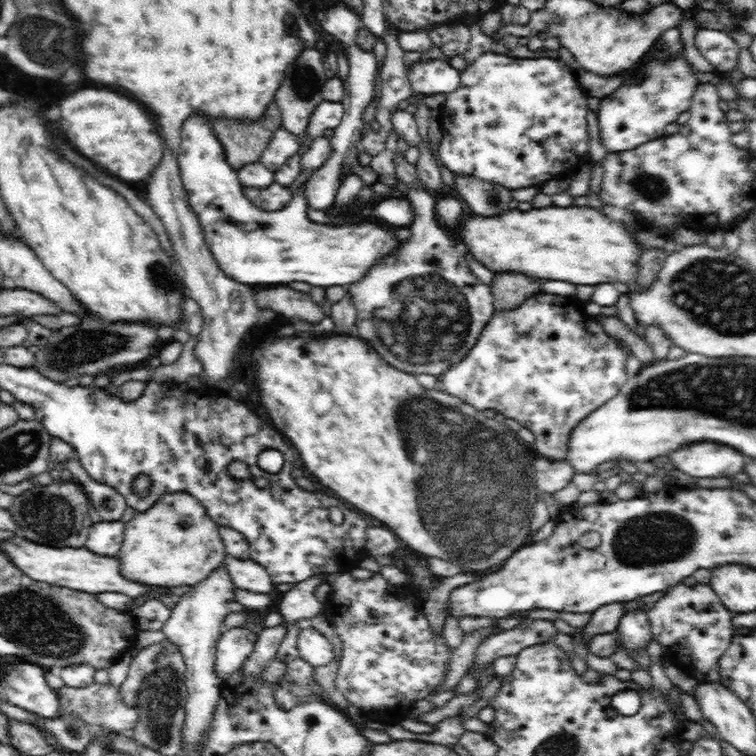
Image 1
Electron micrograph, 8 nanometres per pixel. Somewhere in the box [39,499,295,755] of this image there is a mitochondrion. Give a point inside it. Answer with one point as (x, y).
(158, 696)

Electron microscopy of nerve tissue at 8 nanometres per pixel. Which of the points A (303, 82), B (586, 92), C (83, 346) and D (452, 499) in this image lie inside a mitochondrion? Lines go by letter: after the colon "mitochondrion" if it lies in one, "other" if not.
A: mitochondrion
B: other
C: mitochondrion
D: mitochondrion

